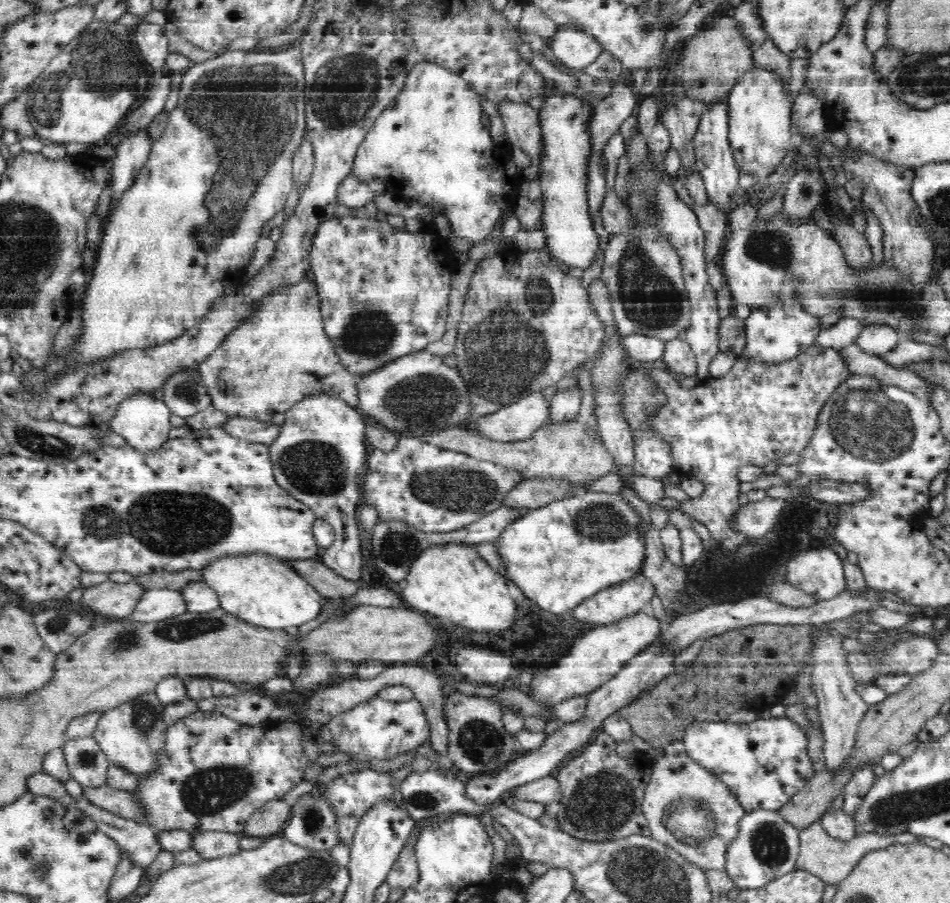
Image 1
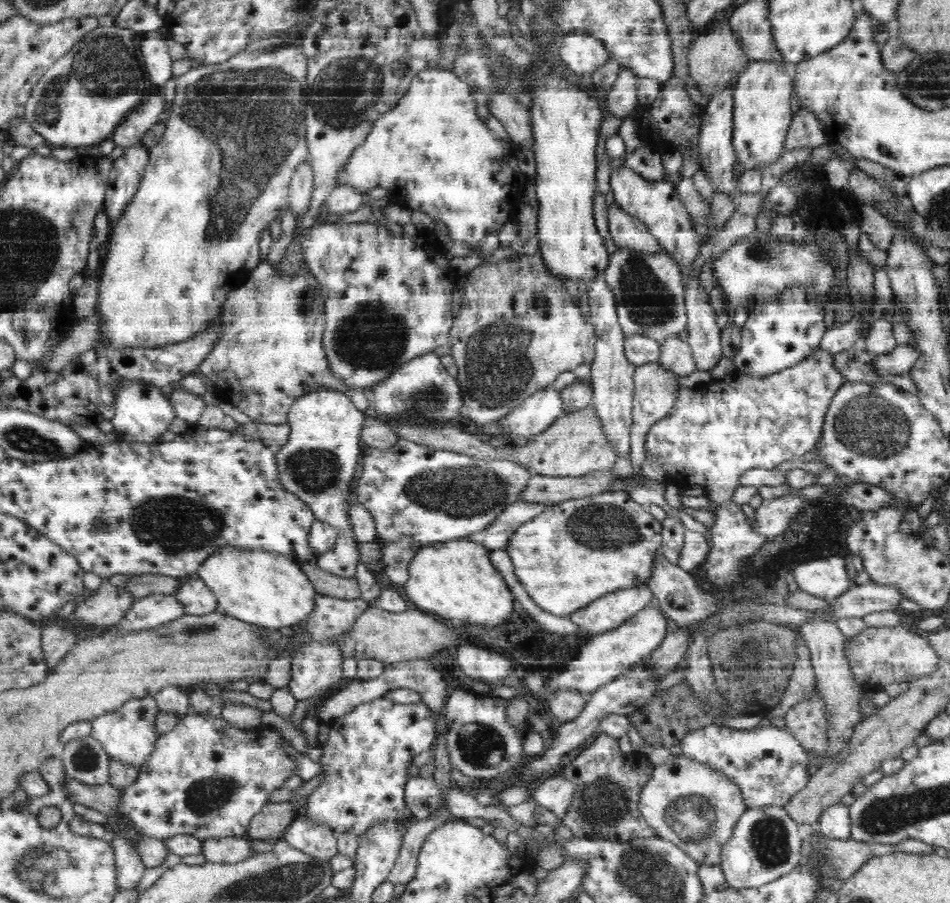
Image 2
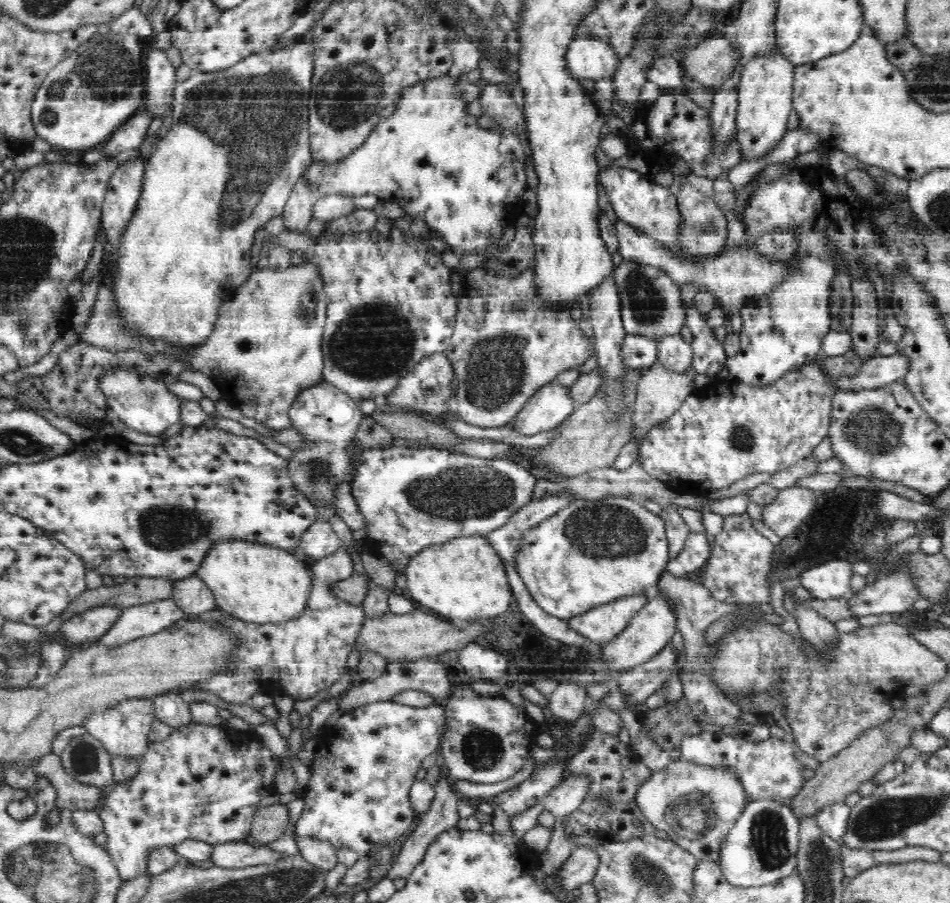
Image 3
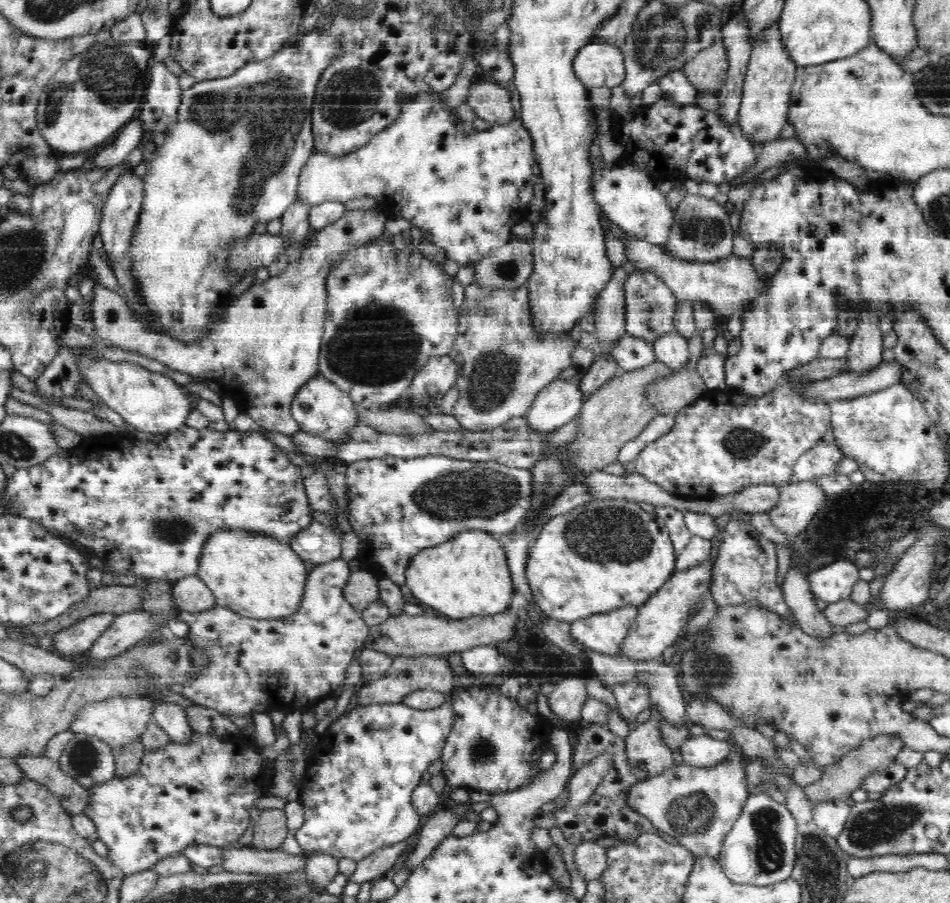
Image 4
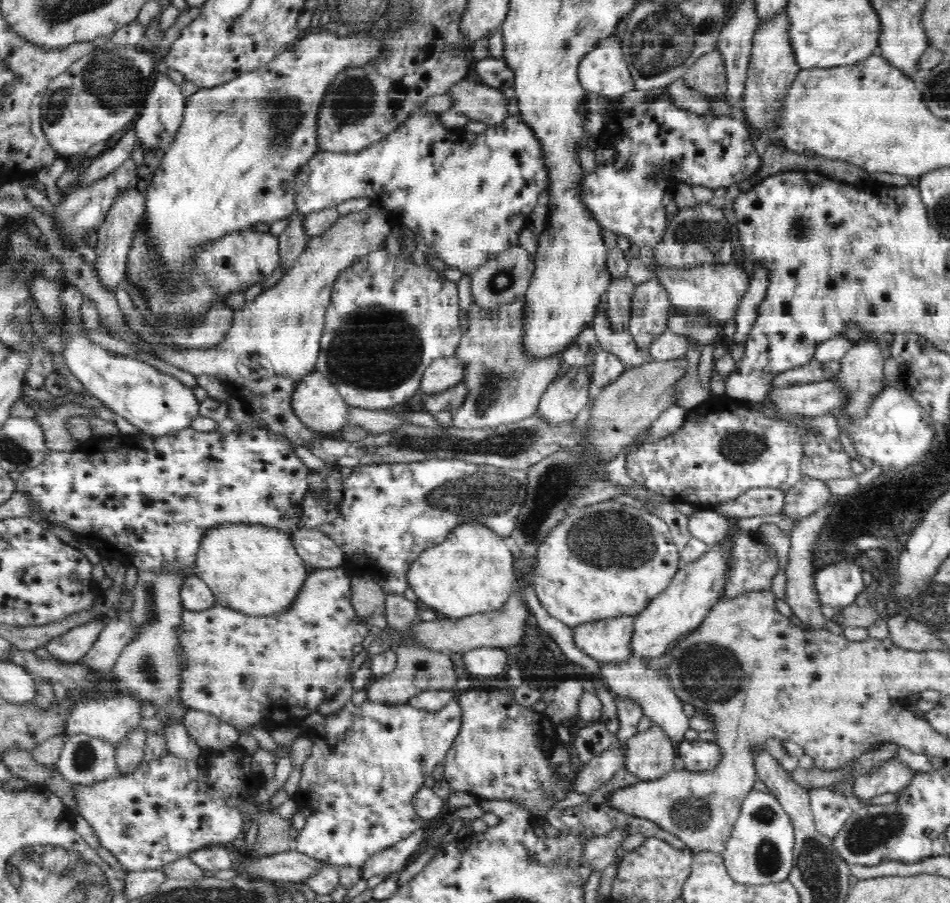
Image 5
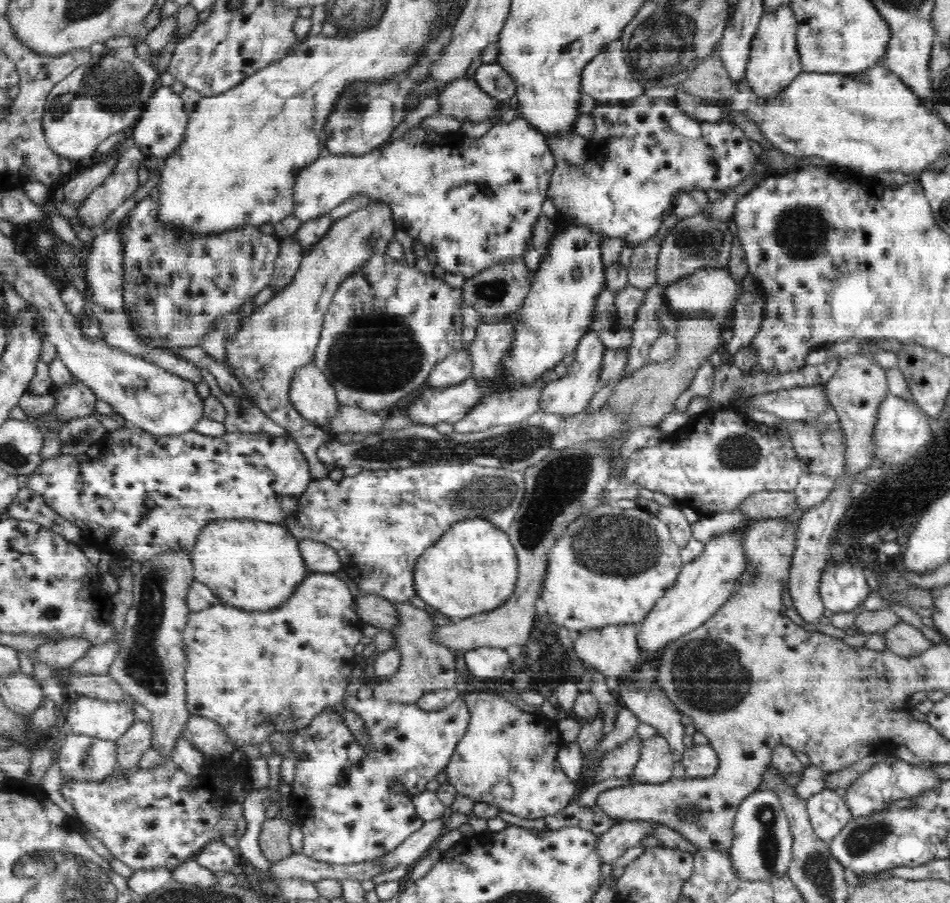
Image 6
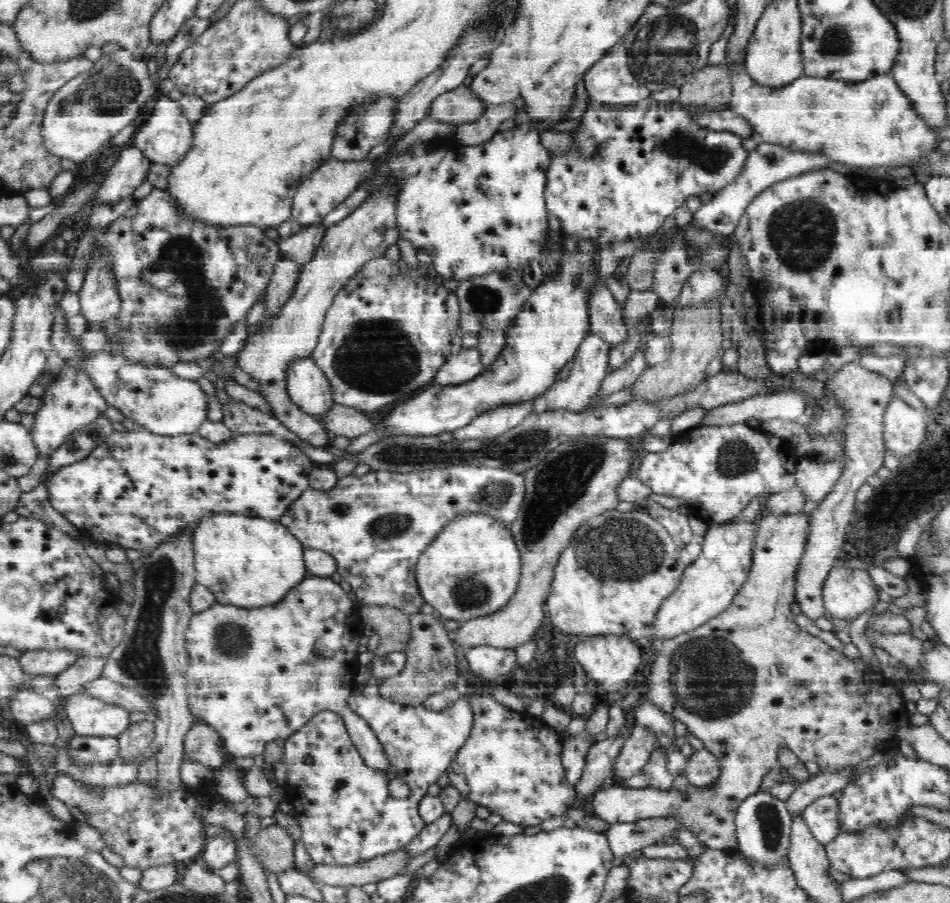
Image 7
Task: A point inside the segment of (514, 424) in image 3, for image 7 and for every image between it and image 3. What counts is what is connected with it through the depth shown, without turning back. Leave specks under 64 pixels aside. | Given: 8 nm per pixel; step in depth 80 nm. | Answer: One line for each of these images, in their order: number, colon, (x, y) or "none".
4: (557, 404)
5: (562, 400)
6: (568, 395)
7: (590, 366)

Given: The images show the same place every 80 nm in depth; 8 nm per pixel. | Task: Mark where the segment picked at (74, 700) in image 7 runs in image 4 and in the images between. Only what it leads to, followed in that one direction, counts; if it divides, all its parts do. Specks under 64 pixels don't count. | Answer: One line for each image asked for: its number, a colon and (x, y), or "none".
4: (117, 721)
5: (111, 718)
6: (105, 720)

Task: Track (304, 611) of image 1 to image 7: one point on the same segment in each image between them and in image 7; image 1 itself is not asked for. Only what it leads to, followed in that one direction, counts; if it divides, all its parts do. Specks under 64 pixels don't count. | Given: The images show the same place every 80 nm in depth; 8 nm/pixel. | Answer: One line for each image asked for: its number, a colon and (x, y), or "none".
2: (267, 589)
3: (258, 582)
4: (263, 578)
5: (254, 568)
6: (250, 564)
7: (247, 561)

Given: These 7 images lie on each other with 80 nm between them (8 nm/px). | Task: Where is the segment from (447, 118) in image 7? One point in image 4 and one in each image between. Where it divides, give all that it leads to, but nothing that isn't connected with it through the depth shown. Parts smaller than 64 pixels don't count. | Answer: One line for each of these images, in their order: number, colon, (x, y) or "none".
4: (490, 101)
5: (478, 102)
6: (462, 99)

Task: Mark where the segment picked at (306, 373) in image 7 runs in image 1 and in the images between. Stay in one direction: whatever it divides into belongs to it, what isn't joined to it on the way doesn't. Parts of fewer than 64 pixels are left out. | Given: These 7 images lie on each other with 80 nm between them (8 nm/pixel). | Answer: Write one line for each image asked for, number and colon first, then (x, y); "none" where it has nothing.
1: (318, 457)
2: (318, 463)
3: (328, 418)
4: (320, 407)
5: (316, 401)
6: (311, 393)

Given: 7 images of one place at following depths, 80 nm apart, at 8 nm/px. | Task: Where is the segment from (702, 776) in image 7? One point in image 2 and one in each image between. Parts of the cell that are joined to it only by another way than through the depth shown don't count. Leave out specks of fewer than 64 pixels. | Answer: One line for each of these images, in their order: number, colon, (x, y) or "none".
2: (769, 765)
3: (768, 768)
4: (699, 752)
5: (699, 756)
6: (701, 761)

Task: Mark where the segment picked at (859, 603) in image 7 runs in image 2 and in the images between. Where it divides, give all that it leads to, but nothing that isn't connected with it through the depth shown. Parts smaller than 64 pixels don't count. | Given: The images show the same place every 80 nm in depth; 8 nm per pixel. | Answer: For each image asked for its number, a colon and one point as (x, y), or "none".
2: (827, 578)
3: (831, 580)
4: (833, 582)
5: (838, 585)
6: (843, 587)

